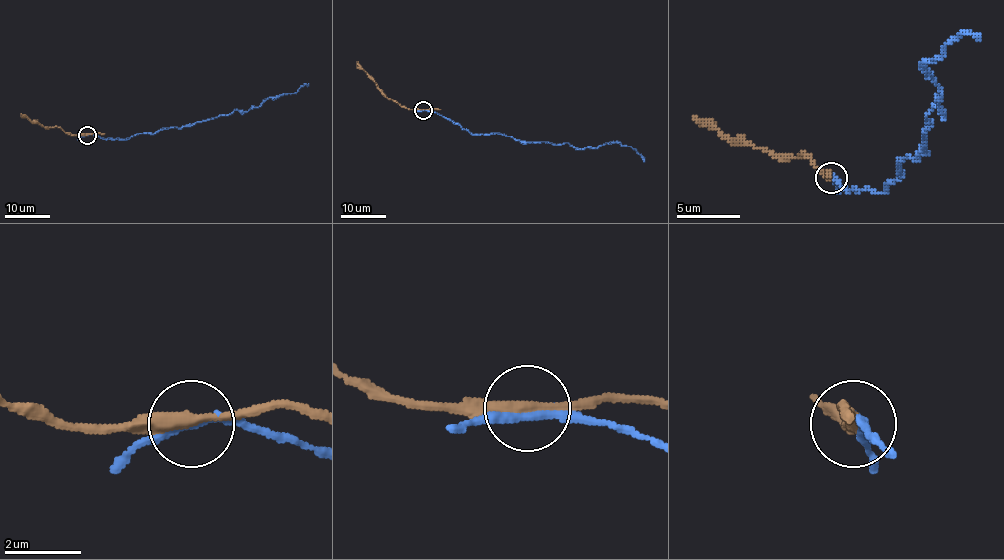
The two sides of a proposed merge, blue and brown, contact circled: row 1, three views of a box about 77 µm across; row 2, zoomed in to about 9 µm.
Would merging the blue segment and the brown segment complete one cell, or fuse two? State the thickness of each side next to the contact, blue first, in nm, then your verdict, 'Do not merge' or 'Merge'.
Thickness 220 nm (blue) against 320 nm. Do not merge

